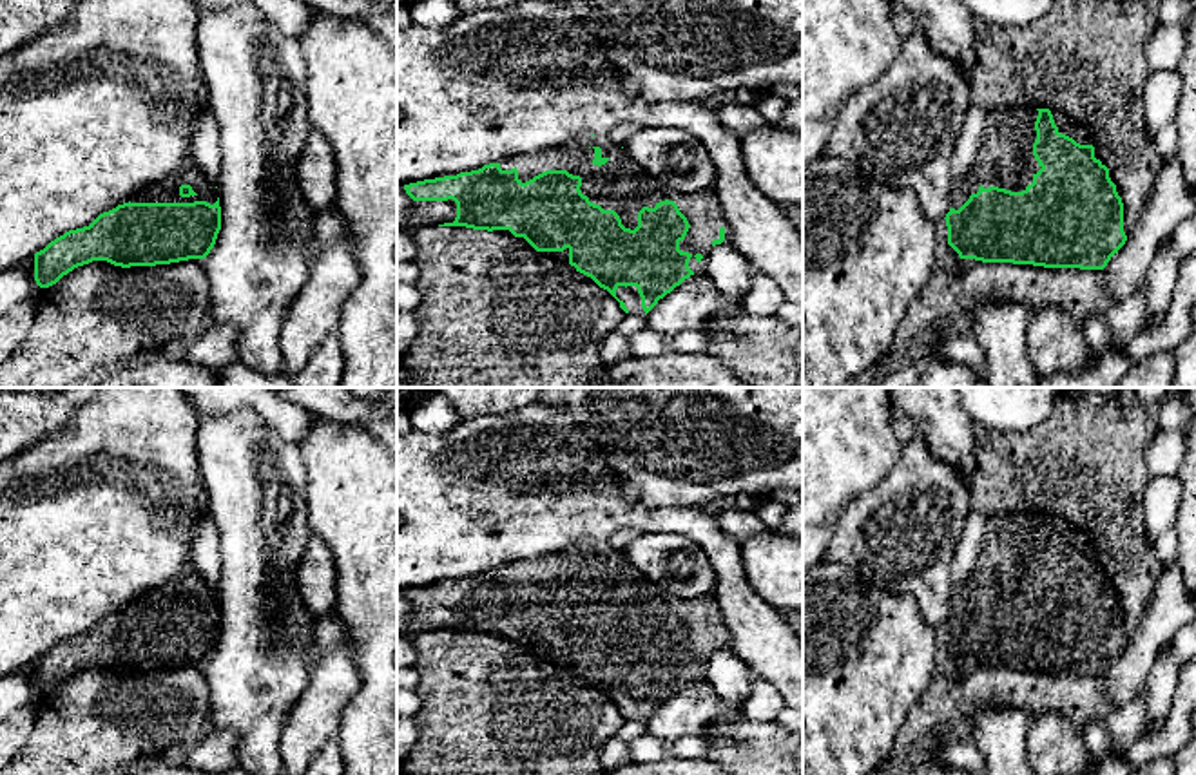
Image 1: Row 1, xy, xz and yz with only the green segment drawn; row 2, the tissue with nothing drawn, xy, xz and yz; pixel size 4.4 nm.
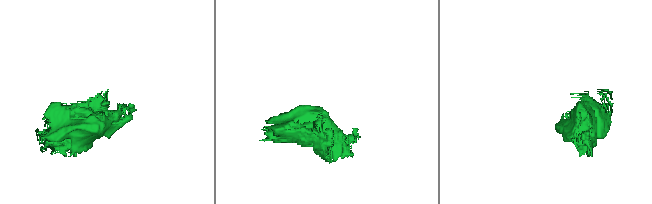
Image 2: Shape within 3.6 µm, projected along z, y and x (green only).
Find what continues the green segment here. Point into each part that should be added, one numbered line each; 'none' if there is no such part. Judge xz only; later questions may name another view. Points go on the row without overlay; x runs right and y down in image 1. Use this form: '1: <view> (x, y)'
1: xz (622, 591)
2: xz (421, 618)

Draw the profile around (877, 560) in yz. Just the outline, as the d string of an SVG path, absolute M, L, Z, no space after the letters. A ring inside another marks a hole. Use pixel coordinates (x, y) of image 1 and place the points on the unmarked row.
M917 433L890 473L852 500L826 547L825 560L844 565L857 579L892 594L911 594L922 617L940 627L951 614L951 561L969 514L971 485L930 453Z

